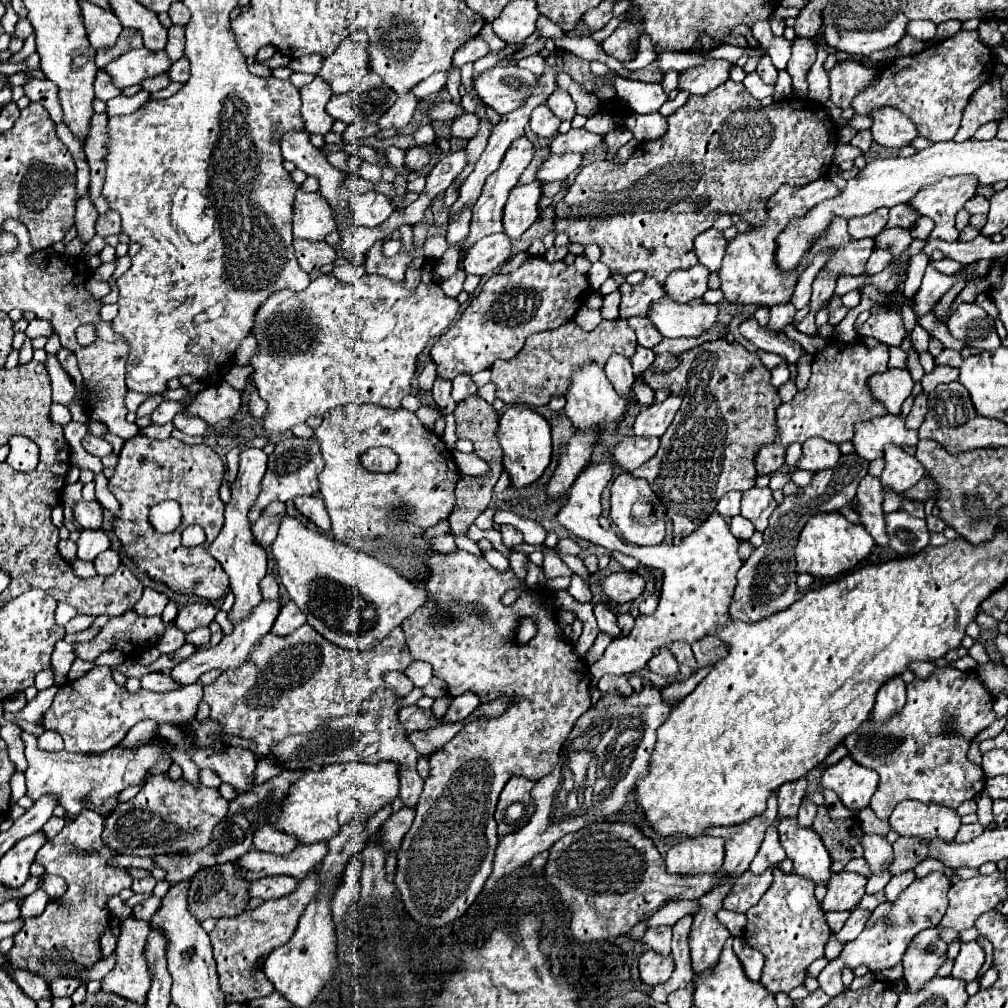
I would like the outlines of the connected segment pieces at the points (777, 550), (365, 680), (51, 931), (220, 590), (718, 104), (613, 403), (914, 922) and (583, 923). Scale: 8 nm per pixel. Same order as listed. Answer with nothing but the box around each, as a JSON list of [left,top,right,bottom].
[[729,454,869,624],[203,624,413,756],[5,810,133,982],[109,434,229,600],[553,80,837,284],[565,364,659,472],[817,872,951,996],[545,822,717,942]]

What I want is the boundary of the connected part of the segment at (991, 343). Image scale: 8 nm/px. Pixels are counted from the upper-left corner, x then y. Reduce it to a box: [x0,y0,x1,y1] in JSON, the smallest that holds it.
[947,302,1001,352]

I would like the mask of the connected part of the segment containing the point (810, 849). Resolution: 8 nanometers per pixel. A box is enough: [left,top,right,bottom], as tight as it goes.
[777,818,831,886]

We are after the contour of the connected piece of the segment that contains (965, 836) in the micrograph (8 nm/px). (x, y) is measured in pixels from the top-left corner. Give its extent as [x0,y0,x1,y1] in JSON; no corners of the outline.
[953,822,985,842]

